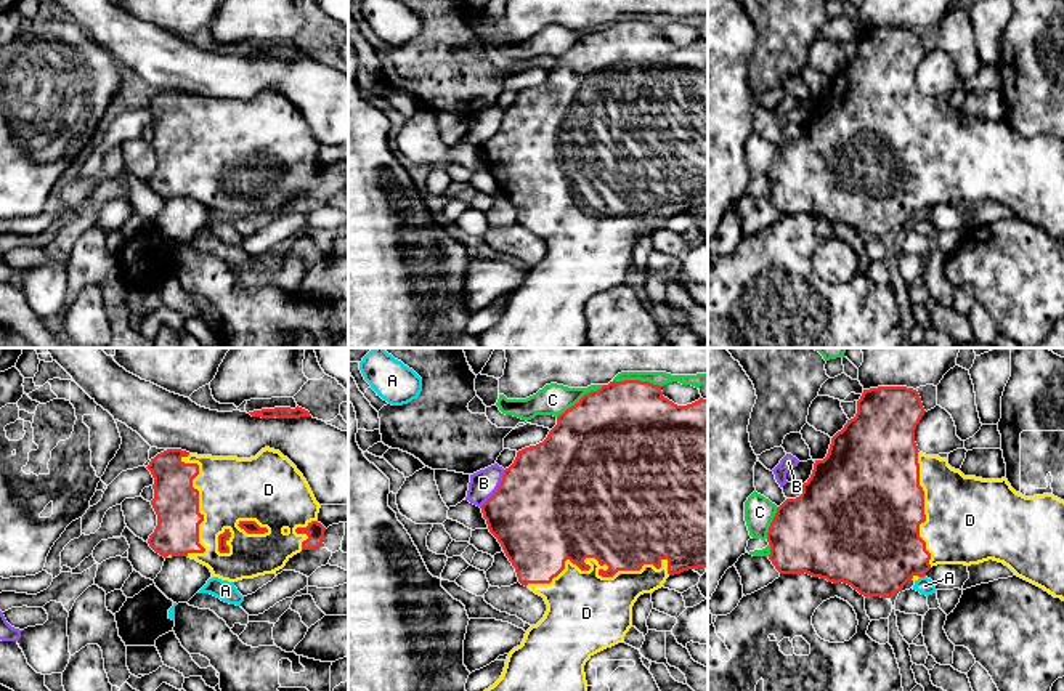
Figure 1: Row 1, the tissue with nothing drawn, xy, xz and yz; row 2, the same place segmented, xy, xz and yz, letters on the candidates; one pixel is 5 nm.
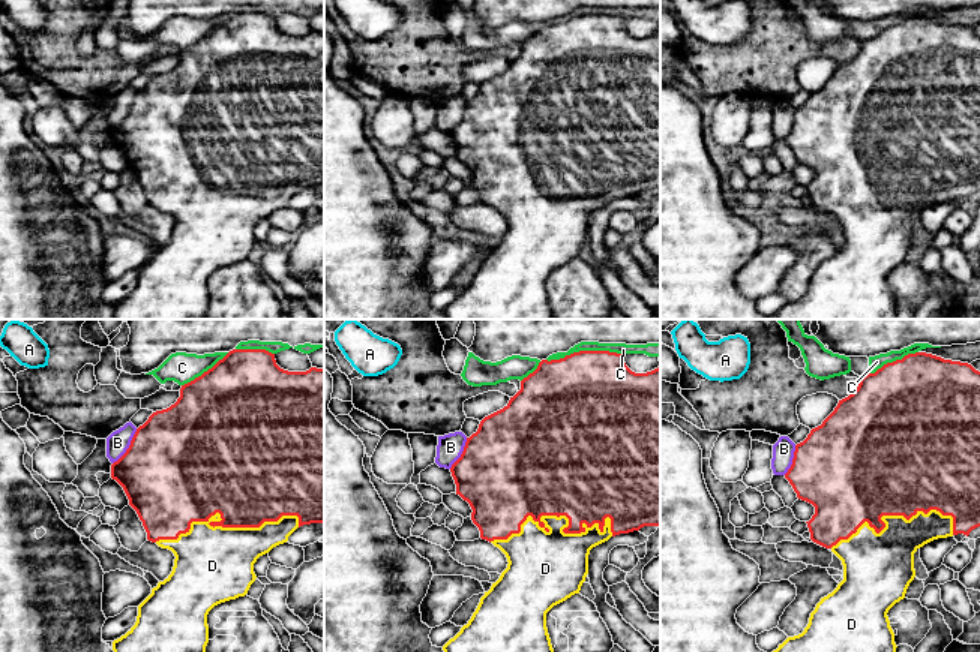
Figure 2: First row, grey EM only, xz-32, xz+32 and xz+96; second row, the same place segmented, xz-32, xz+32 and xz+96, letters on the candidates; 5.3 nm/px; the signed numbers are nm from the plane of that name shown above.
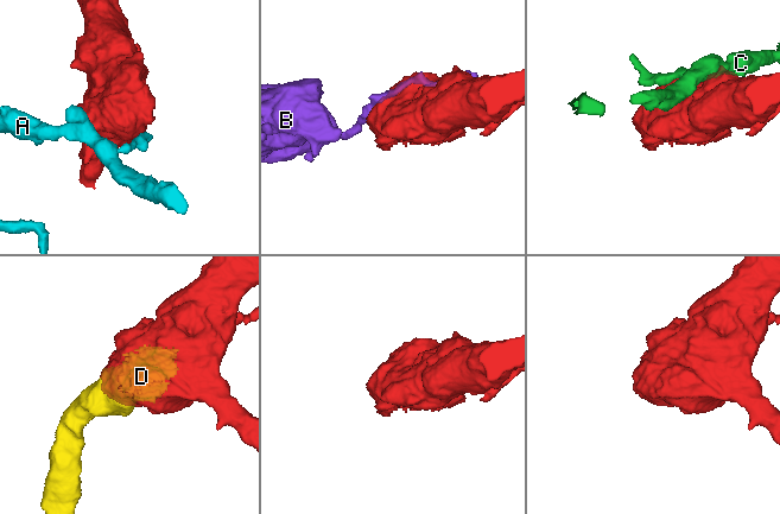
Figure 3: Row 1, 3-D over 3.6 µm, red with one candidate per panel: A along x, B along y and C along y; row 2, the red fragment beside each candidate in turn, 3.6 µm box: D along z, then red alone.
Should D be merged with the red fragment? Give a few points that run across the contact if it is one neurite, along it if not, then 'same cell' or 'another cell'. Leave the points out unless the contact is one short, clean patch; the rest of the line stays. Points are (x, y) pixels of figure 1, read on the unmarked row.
same cell

